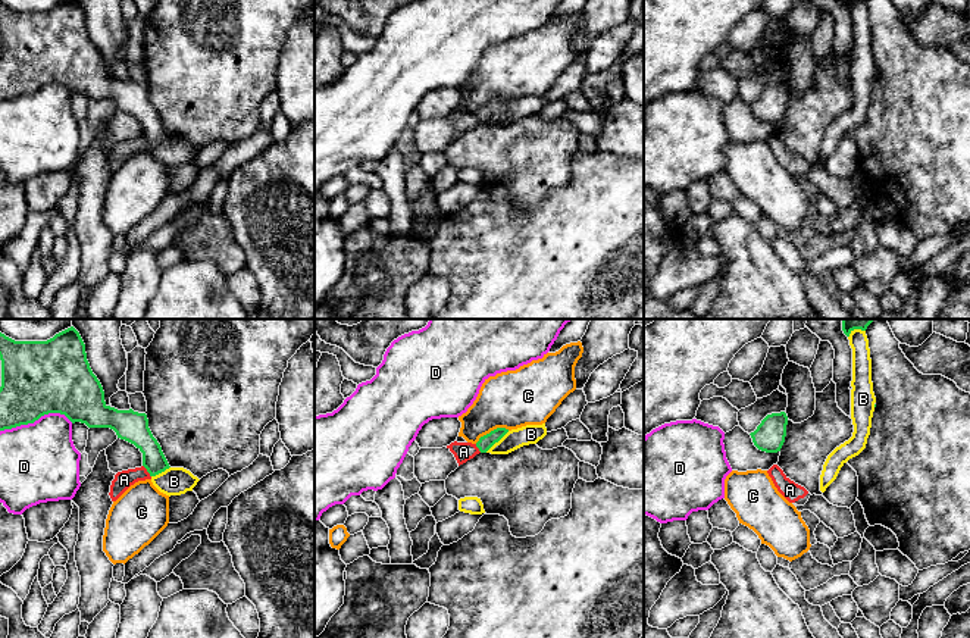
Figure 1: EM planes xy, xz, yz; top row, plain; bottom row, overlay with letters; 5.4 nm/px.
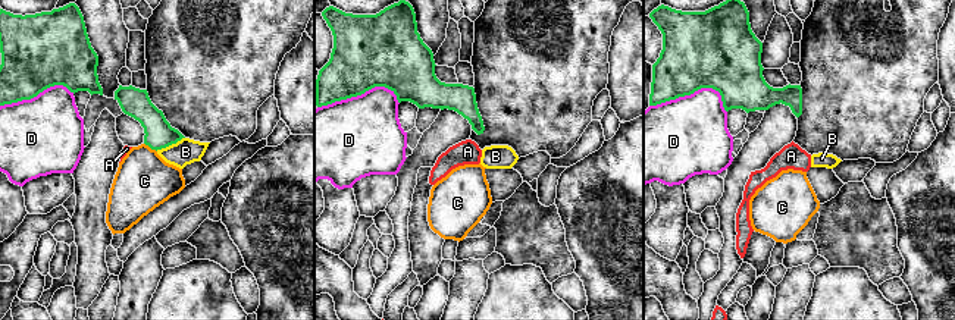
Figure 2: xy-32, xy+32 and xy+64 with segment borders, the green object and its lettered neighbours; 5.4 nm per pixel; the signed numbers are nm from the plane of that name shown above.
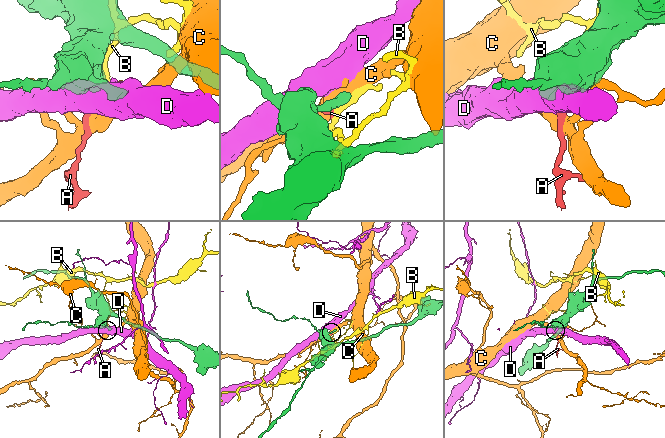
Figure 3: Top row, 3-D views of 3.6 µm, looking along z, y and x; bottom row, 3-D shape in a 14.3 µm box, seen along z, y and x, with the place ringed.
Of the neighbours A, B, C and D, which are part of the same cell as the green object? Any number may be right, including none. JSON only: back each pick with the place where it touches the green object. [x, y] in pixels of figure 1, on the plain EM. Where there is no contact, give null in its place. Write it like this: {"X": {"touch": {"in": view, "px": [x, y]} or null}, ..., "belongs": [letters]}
{"belongs": []}

